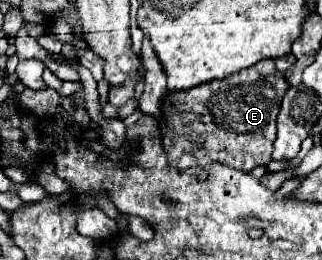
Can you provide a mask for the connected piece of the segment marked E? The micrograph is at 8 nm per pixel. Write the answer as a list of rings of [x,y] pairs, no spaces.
[[[261,60],[223,80],[211,80],[191,90],[169,92],[161,106],[159,134],[173,168],[185,170],[221,162],[229,168],[249,172],[271,160],[277,112],[287,92],[283,74],[275,70],[273,60]]]

